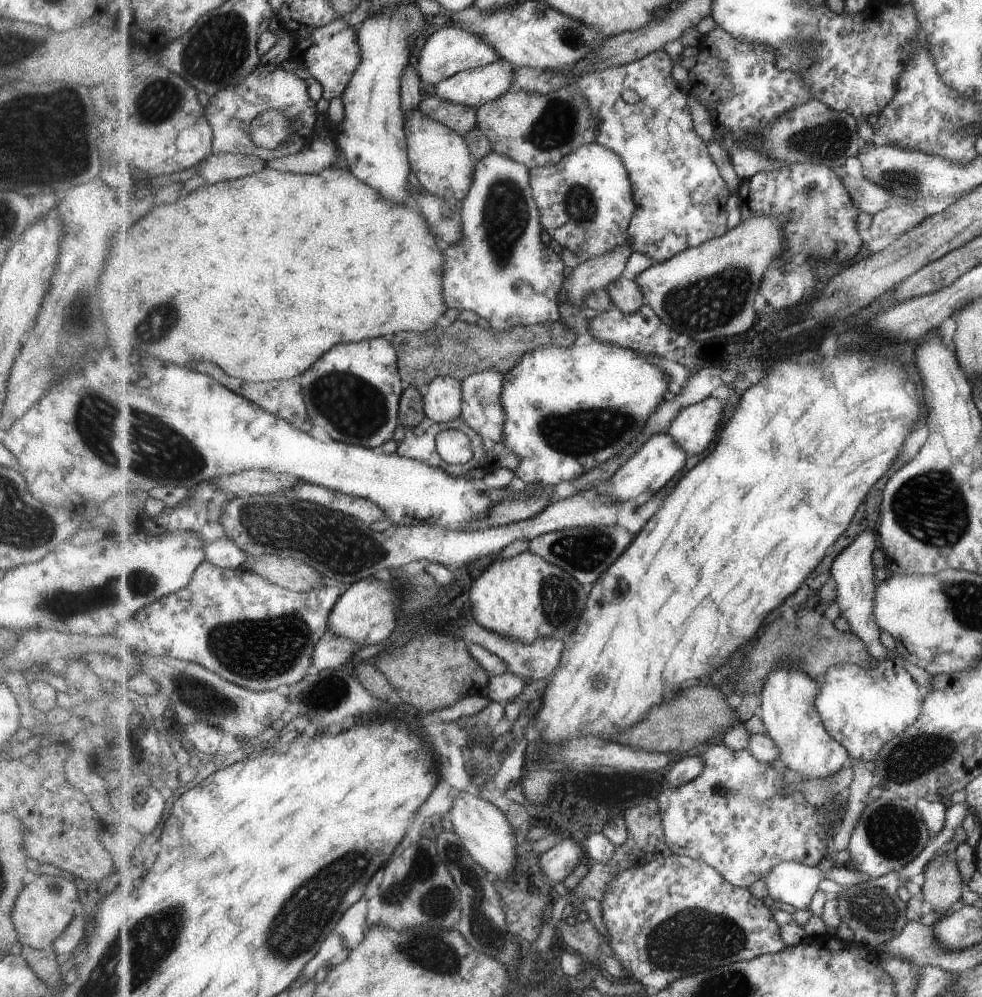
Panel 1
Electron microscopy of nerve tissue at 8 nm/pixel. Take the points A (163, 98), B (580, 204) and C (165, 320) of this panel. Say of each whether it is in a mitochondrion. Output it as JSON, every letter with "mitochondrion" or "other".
{"A":"mitochondrion","B":"mitochondrion","C":"mitochondrion"}

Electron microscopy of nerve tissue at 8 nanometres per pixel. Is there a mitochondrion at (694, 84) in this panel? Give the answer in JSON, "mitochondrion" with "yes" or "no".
{"mitochondrion":"no"}

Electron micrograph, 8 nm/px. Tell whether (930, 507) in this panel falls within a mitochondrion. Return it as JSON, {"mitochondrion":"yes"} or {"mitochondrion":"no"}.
{"mitochondrion":"yes"}

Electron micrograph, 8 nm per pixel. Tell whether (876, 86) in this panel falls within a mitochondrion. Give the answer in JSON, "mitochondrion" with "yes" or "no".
{"mitochondrion":"no"}

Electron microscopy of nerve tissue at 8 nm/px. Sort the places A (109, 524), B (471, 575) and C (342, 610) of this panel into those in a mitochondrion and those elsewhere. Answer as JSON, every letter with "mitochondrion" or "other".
{"A":"other","B":"other","C":"other"}

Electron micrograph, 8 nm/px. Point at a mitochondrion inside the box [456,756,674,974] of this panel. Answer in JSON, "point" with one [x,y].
{"point":[482,932]}

